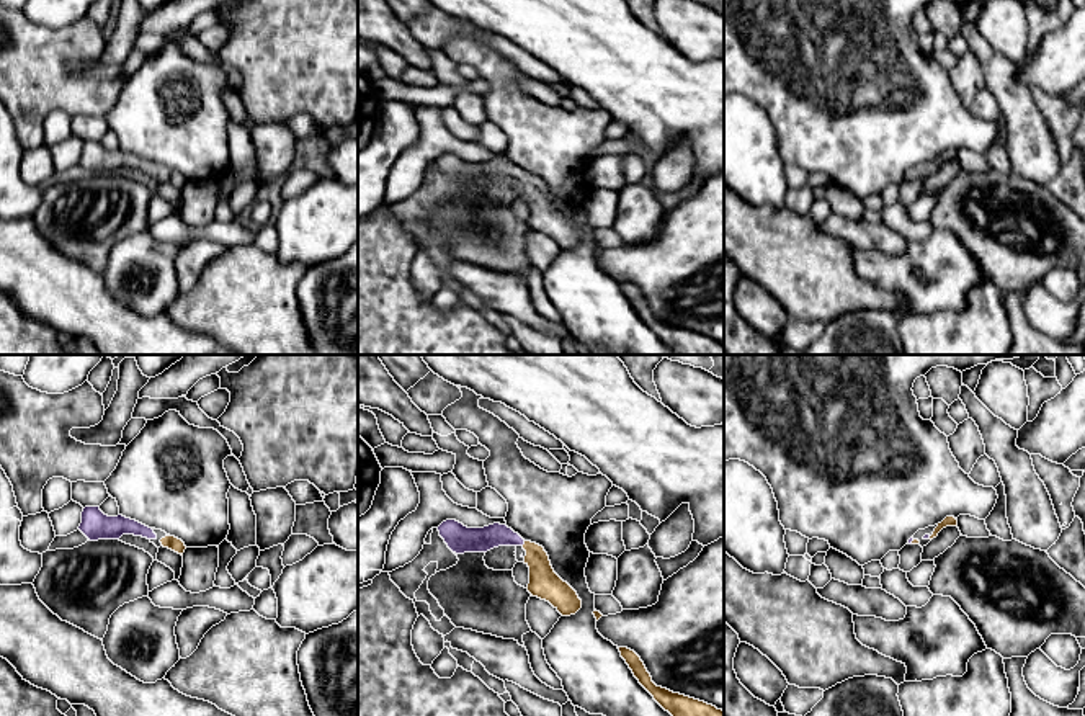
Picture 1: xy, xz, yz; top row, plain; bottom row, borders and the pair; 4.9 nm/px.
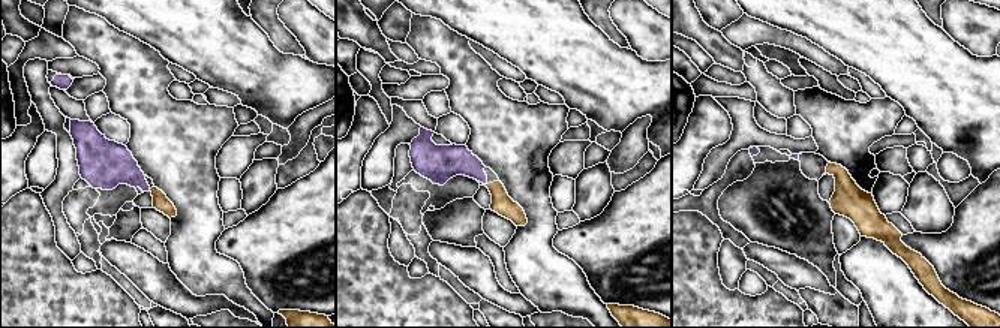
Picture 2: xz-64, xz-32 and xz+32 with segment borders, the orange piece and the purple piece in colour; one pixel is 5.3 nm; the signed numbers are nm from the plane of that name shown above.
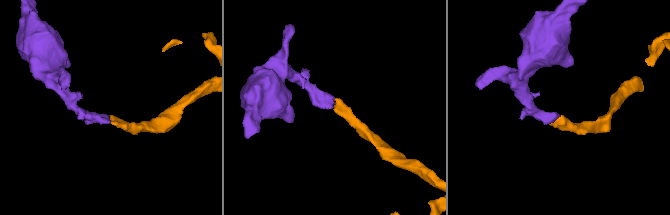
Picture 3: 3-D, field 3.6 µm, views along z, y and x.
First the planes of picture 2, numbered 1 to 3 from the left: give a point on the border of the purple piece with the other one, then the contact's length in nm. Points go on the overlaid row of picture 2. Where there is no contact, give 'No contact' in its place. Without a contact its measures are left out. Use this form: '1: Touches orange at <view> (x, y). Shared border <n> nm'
1: No contact
2: No contact
3: No contact

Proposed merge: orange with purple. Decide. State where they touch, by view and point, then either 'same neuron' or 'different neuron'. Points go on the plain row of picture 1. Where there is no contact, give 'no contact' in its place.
xz (525, 177) | same neuron

